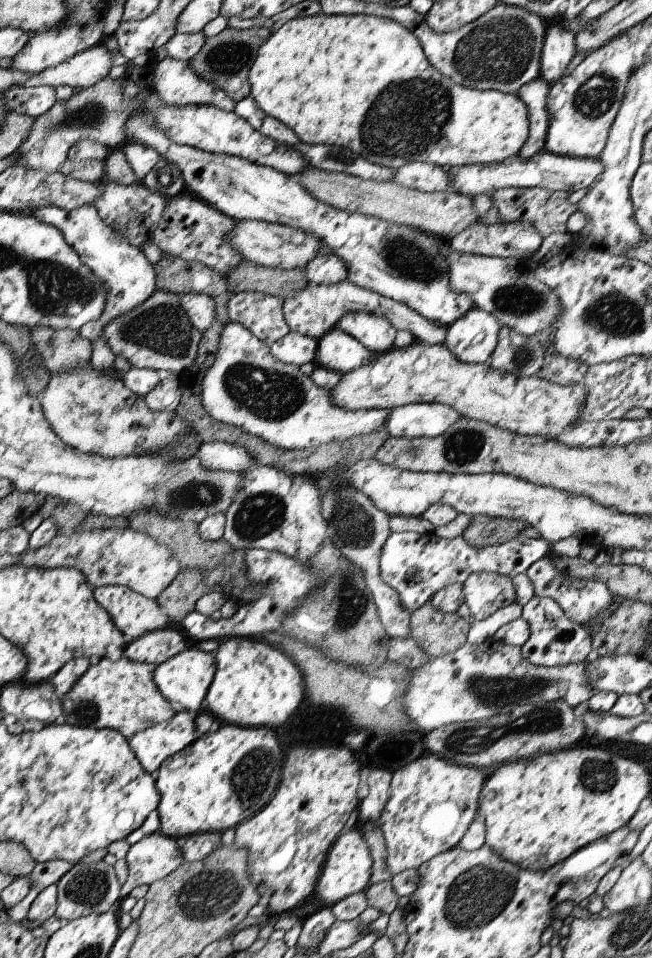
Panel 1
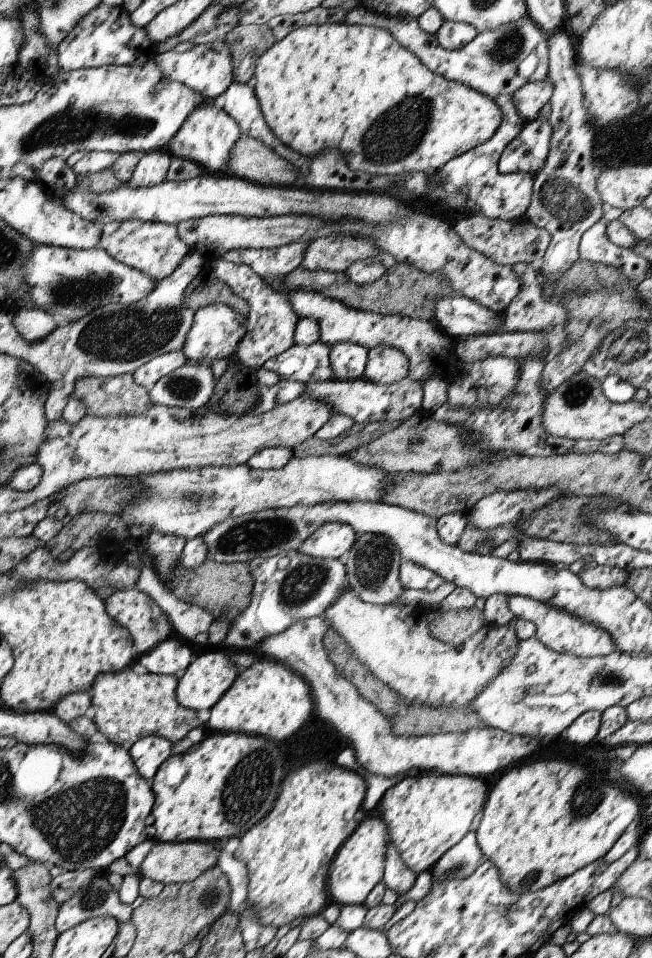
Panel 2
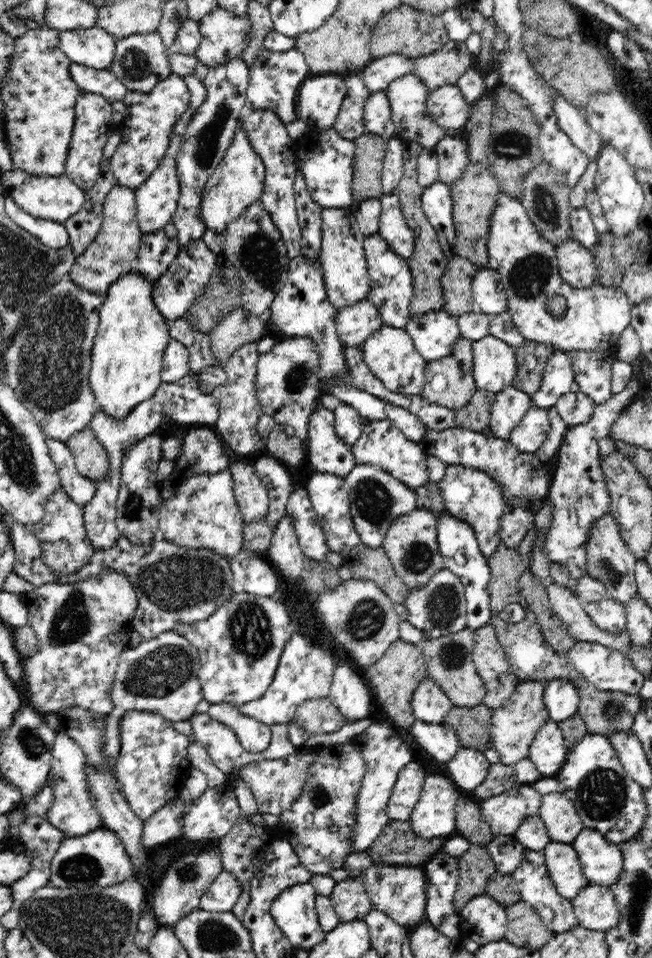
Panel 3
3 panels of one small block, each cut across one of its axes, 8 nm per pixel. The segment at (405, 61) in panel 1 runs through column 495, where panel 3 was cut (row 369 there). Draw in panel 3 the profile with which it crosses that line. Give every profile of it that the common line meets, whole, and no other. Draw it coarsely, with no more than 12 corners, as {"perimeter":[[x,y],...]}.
{"perimeter":[[126,272],[98,312],[89,384],[126,419],[162,384],[171,336]]}

